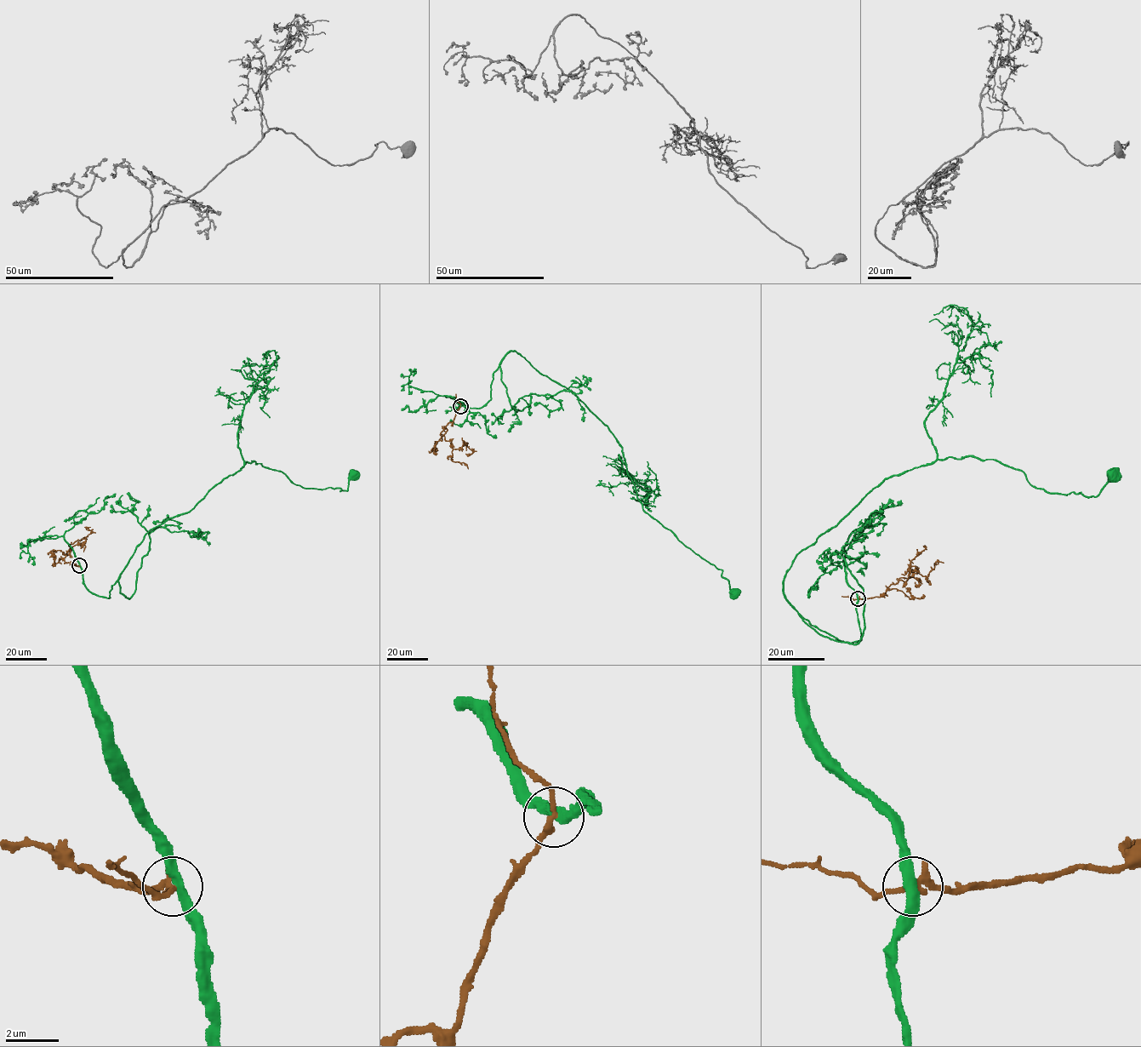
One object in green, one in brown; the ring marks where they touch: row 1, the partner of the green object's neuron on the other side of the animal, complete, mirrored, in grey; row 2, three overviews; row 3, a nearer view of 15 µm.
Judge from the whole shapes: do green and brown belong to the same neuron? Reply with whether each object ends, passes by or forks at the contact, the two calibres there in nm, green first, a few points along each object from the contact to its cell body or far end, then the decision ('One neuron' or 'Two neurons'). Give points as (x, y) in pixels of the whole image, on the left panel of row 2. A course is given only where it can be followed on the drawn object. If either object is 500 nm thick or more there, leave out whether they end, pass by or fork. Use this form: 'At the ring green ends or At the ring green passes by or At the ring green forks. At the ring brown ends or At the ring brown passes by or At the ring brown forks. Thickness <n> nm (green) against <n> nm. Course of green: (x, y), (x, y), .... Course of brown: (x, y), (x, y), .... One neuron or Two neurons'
At the ring green passes by. At the ring brown passes by. Thickness 360 nm (green) against 240 nm. Course of green: (79, 565), (84, 586), (108, 598), (151, 529), (190, 511), (247, 461), (304, 488), (346, 490), (354, 475). Course of brown: (79, 565), (65, 561), (65, 555), (62, 553), (69, 553), (71, 547), (84, 543), (91, 531), (84, 527). Two neurons

